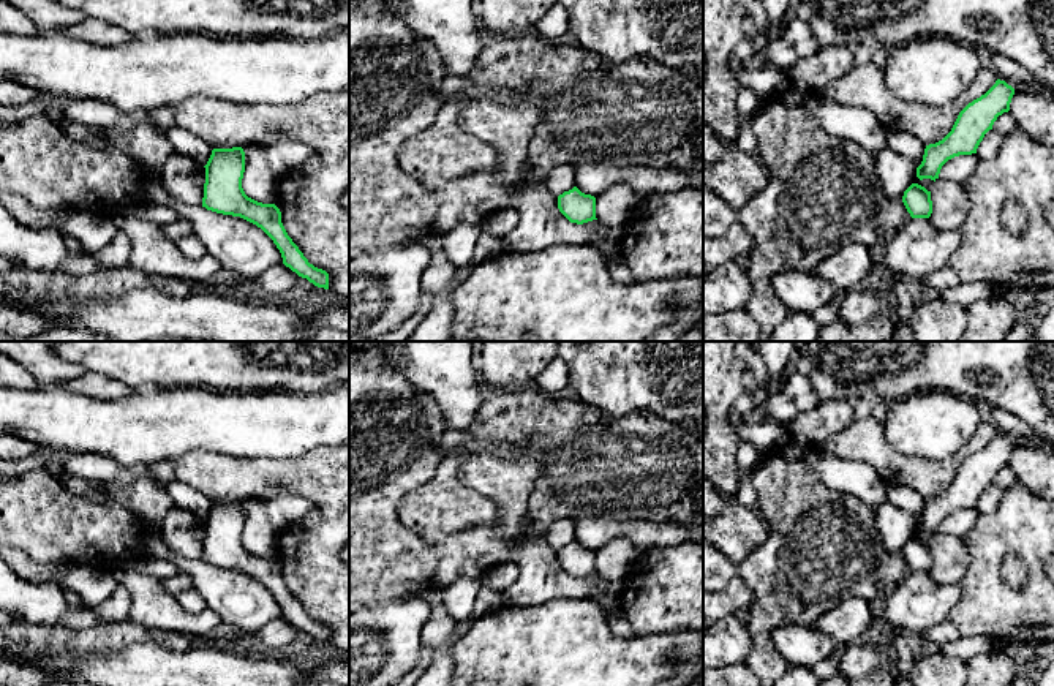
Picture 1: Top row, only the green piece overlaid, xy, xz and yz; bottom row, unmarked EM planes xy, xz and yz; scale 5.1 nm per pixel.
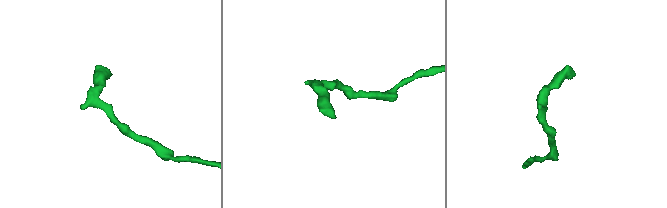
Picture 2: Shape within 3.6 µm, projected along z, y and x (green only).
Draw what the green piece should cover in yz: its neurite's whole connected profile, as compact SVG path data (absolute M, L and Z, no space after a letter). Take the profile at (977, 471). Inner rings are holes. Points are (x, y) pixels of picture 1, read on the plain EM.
M997 433L984 449L969 457L959 466L951 485L942 495L926 499L923 515L917 522L917 531L935 536L948 514L977 507L997 471L1010 465L1013 449L1014 443Z

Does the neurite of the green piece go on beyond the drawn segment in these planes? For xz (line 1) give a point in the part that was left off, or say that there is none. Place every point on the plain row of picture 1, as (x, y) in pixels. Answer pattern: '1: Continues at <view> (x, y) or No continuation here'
1: No continuation here

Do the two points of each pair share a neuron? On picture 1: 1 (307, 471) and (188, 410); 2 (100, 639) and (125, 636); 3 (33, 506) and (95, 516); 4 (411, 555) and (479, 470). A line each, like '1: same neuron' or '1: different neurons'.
1: different neurons
2: same neuron
3: same neuron
4: same neuron

